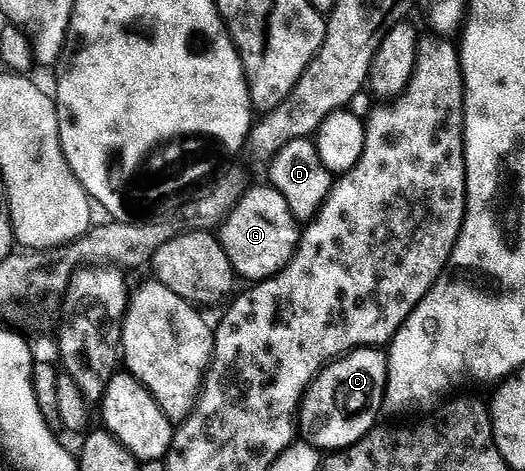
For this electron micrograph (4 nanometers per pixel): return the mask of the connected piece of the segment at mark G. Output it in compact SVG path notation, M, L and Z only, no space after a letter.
M271 184L256 185L247 190L241 200L230 211L222 225L218 236L220 245L226 251L230 263L237 274L248 283L264 281L290 263L296 254L296 246L300 244L302 229L295 215L286 207L286 199Z

